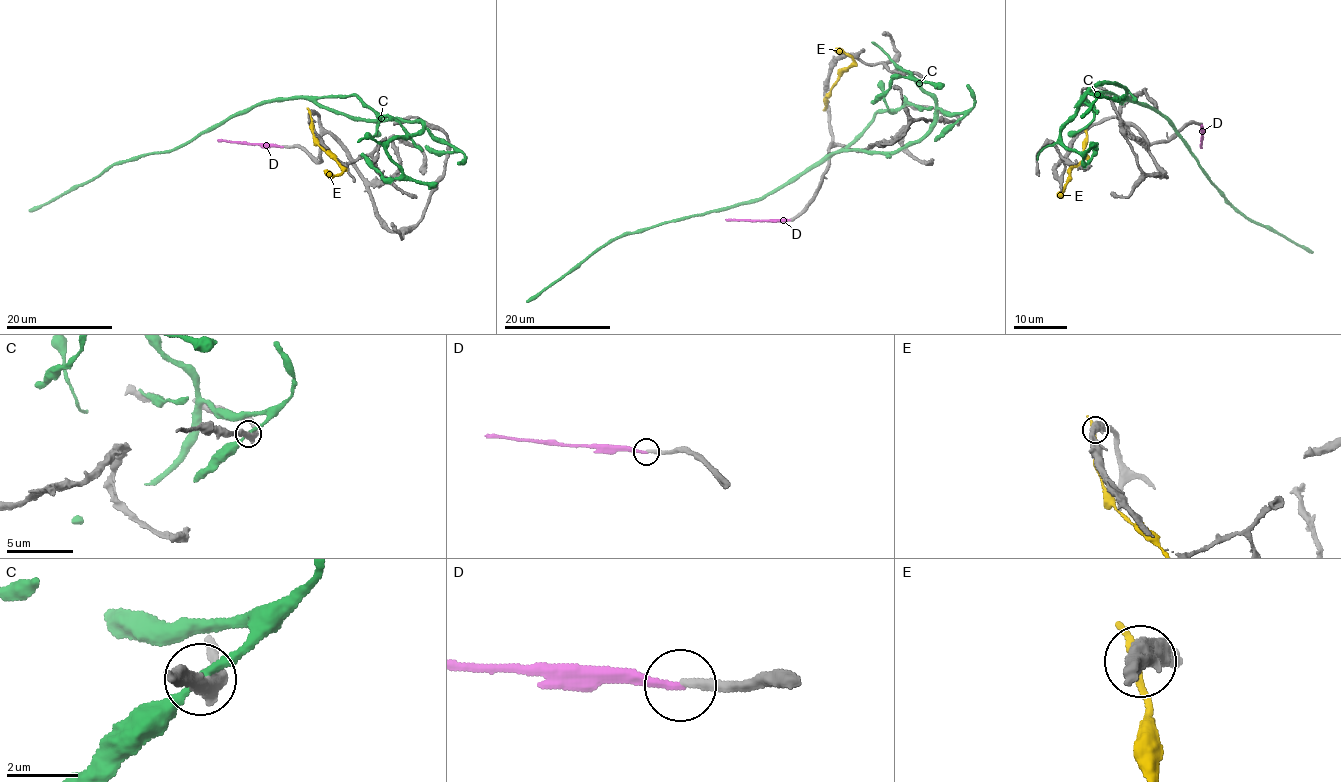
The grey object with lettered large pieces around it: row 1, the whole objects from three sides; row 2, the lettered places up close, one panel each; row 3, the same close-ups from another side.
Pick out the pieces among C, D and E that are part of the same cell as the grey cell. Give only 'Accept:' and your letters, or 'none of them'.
Accept: none of them

